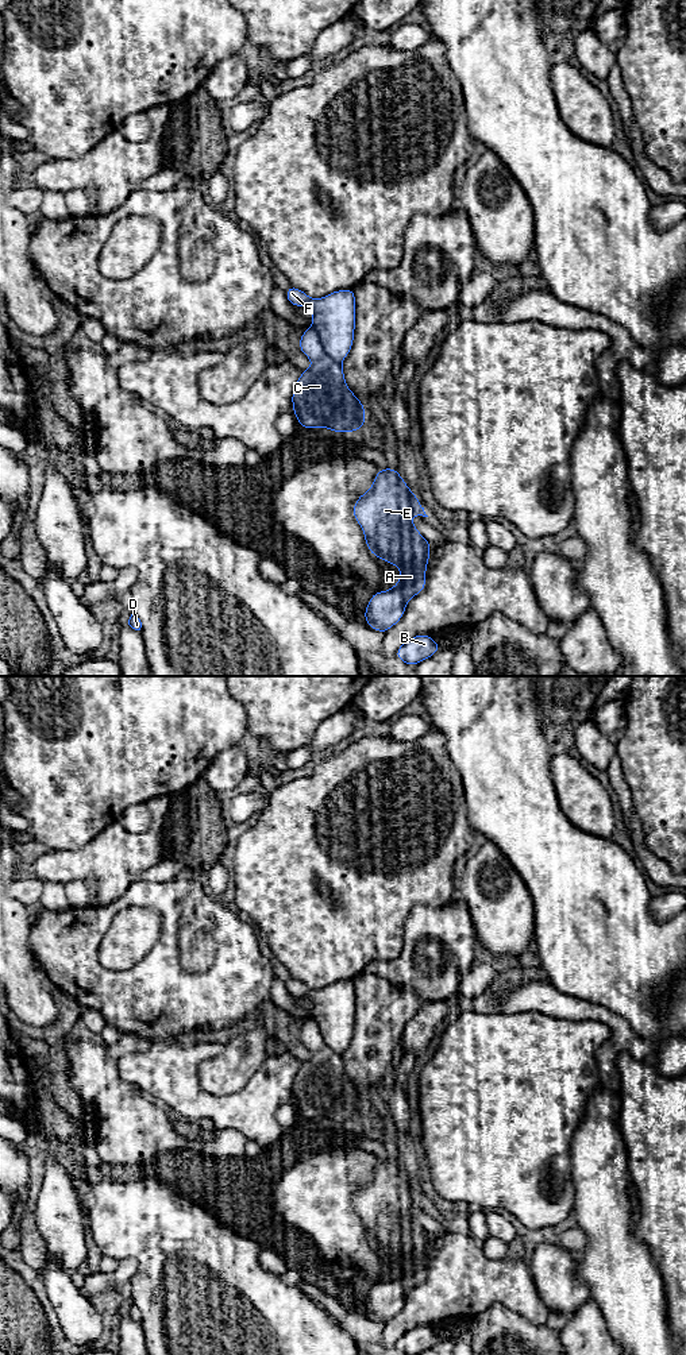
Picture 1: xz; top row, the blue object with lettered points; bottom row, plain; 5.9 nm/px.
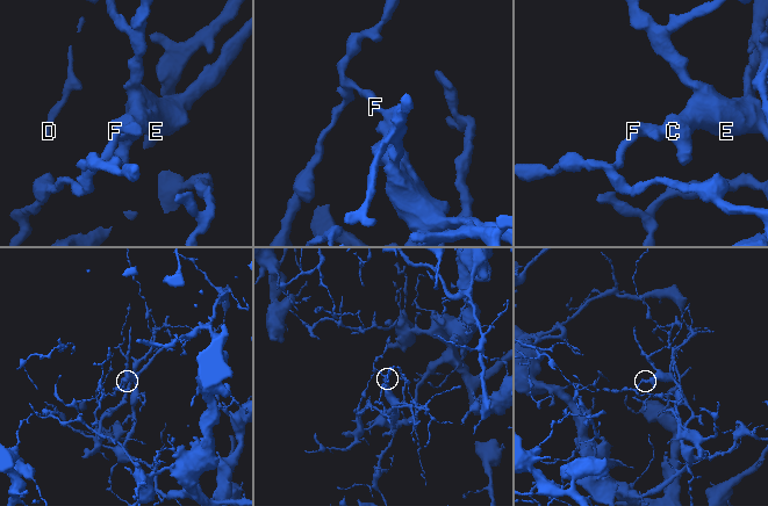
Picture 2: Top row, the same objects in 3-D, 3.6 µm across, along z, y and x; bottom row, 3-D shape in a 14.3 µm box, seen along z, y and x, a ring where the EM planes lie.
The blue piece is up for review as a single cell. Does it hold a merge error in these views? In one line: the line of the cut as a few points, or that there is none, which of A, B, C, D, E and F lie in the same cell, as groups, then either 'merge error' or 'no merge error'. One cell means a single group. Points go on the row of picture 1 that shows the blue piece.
cut in xz along (312, 325), (322, 348), (339, 363); A C E / B D F; merge error

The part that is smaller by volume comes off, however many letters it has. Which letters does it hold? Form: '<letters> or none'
A, C, E

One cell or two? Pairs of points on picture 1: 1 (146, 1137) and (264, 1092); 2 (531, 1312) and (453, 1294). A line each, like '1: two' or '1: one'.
1: two
2: one

